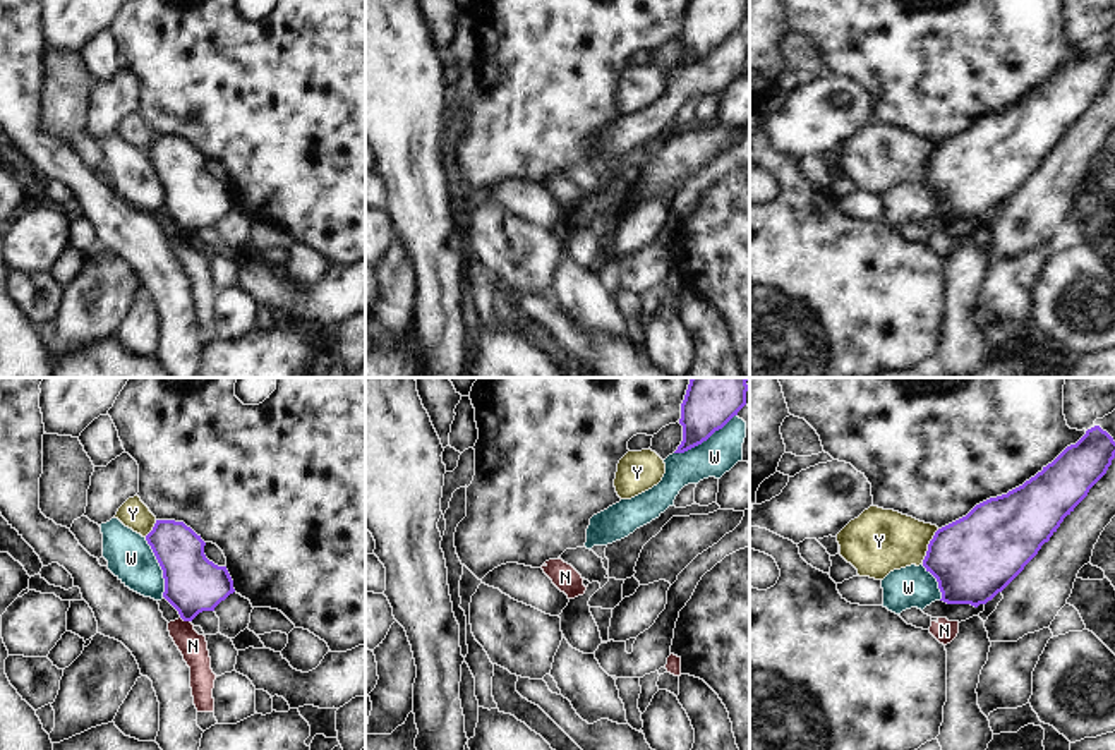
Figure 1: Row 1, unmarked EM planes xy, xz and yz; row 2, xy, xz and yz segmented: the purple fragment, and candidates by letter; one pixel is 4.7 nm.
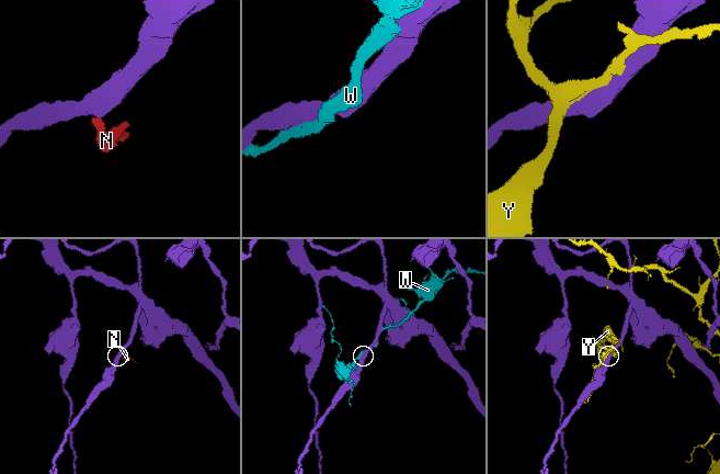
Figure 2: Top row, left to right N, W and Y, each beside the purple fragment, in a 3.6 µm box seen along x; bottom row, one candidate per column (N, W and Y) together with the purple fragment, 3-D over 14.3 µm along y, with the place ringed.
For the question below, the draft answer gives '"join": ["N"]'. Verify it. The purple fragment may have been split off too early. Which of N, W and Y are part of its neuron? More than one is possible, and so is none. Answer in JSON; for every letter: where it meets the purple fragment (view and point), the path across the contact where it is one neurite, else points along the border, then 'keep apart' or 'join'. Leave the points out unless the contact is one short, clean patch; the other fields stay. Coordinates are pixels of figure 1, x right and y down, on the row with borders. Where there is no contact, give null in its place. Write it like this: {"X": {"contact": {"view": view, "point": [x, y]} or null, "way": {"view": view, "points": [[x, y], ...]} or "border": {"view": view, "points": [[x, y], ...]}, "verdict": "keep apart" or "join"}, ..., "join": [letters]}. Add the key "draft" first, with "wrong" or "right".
{"draft": "wrong", "N": {"contact": {"view": "xy", "point": [186, 620]}, "border": {"view": "xy", "points": [[180, 616], [189, 622]]}, "verdict": "keep apart"}, "W": {"contact": {"view": "xz", "point": [705, 440]}, "verdict": "keep apart"}, "Y": {"contact": {"view": "yz", "point": [928, 546]}, "verdict": "keep apart"}, "join": []}

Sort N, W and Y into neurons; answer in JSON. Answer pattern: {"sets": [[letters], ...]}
{"sets": [["N"], ["W"], ["Y"]]}

